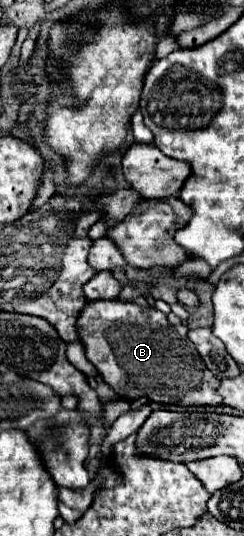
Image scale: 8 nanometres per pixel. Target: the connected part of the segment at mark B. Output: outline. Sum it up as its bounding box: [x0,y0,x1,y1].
[77,299,221,407]

